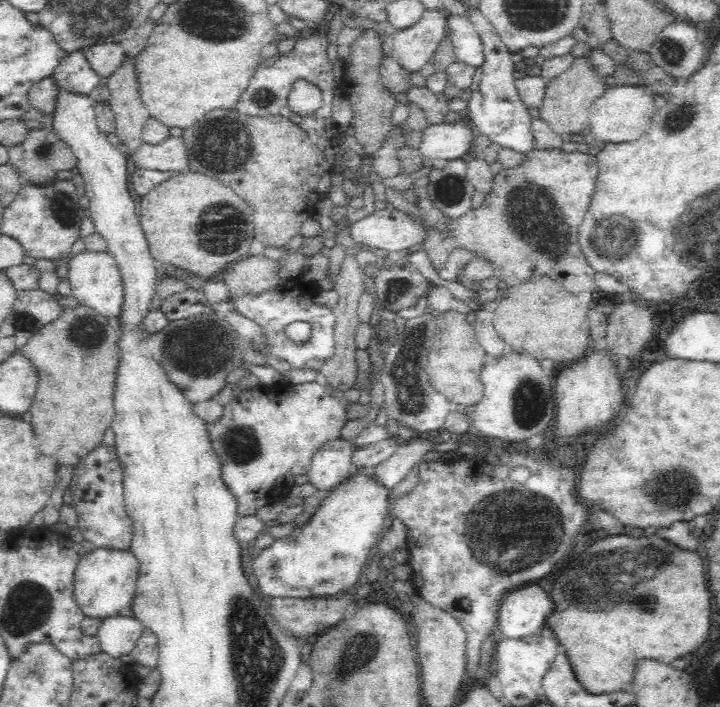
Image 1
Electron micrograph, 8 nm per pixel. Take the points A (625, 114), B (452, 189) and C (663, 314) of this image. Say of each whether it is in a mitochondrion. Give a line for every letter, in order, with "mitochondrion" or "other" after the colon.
A: other
B: mitochondrion
C: other

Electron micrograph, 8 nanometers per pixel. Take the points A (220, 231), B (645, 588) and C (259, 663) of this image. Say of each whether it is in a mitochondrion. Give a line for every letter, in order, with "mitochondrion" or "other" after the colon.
A: mitochondrion
B: mitochondrion
C: mitochondrion

